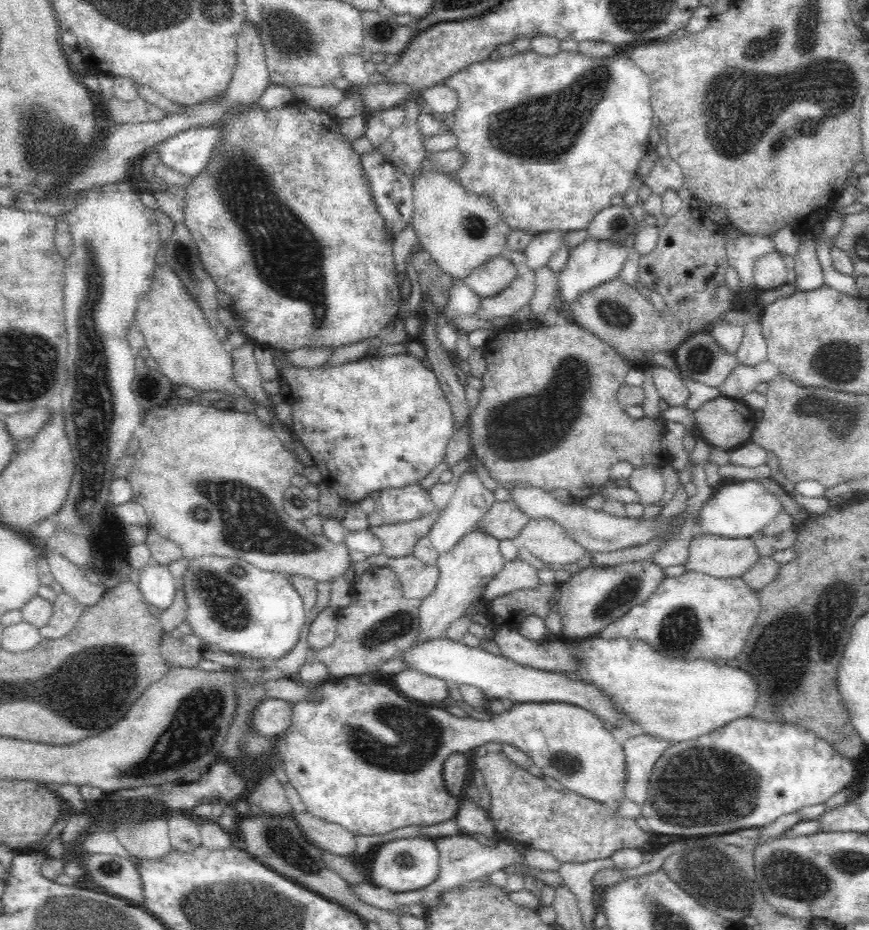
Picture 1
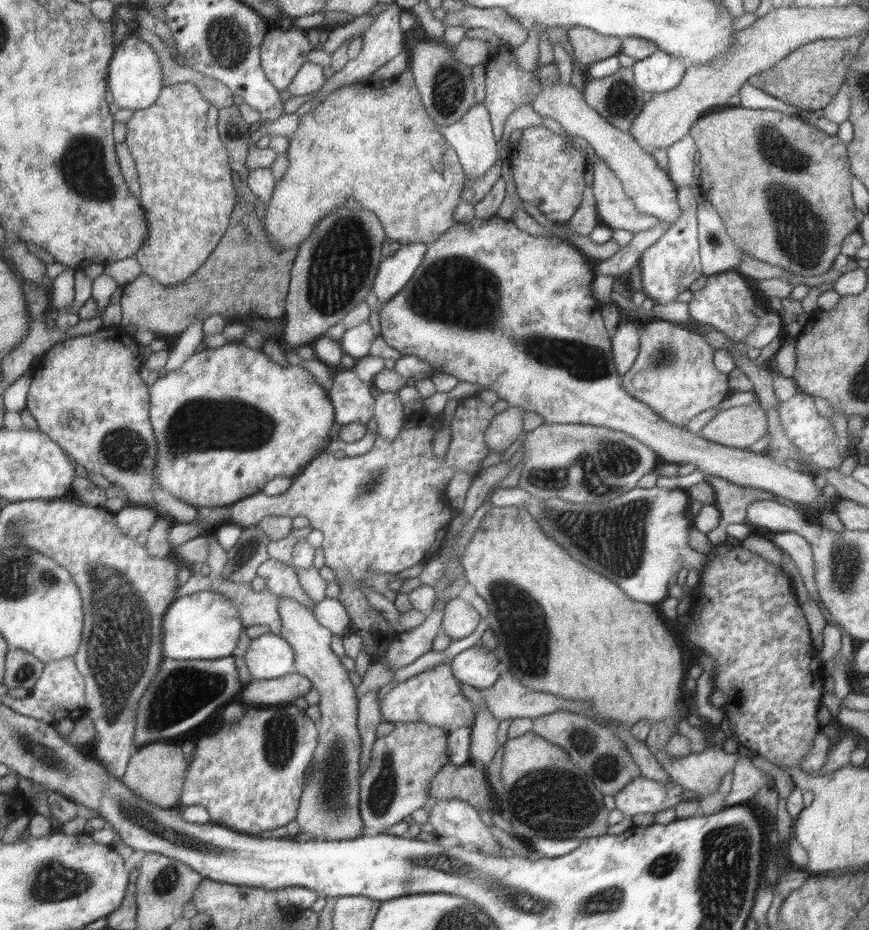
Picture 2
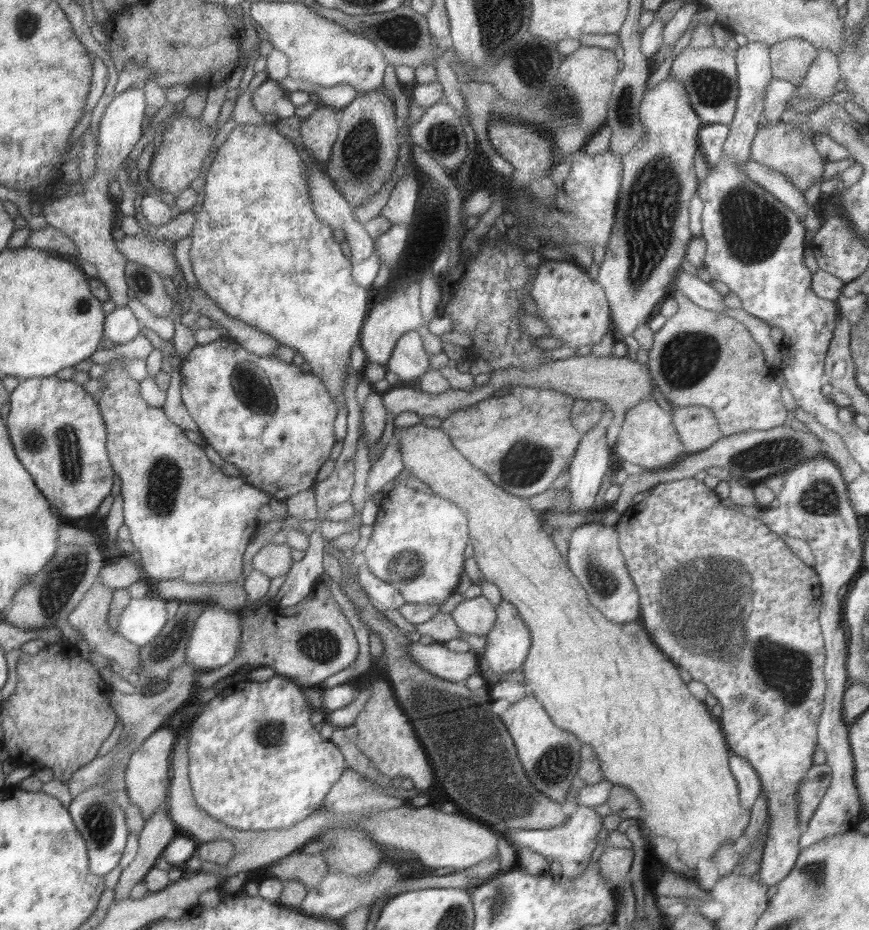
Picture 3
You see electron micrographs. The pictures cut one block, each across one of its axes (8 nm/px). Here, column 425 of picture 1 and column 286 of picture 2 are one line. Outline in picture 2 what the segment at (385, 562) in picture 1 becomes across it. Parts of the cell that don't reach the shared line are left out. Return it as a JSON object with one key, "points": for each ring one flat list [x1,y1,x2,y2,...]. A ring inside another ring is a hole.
{"points":[[275,559,266,560,257,571,257,576,266,579,266,588,279,597,292,598,310,610,314,610,316,603,310,599,310,595,302,589,295,568,287,566,284,562]]}

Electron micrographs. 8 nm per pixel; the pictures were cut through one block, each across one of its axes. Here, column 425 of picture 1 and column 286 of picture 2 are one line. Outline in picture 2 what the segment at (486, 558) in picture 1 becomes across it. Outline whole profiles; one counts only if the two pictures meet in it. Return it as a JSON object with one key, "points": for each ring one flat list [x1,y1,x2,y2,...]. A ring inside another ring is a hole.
{"points":[[280,597,278,611,282,617,282,638,292,646,295,670,310,679,320,692,321,719,318,723,319,741,312,765,312,775,305,781,295,820,299,824,298,840,312,838,350,840,367,834,360,817,360,754,362,739,358,733,359,699,350,672,342,665,340,657,330,649,334,633,322,626,314,613,292,598]]}

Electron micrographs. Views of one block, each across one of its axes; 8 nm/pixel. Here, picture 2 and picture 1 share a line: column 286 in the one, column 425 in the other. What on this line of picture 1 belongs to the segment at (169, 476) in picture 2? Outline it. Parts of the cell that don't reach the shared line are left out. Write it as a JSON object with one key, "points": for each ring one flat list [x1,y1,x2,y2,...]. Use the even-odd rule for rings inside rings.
{"points":[[412,350,405,354,396,354,391,356,382,356,377,352,370,352,366,356,356,360,342,363,336,366,316,368,300,368,287,362,278,370,280,393,283,395,283,401,290,404,293,410,293,427,294,432,300,438,302,445,308,449,314,466,322,473,323,482,332,490,335,490,340,498,358,504,359,501,368,497,374,491,383,489,404,488,422,480,425,476,439,466,440,462,445,459,447,446,454,436,455,423,454,415,451,411,449,400,445,397,441,384,432,369,428,369,419,357,414,357]]}

